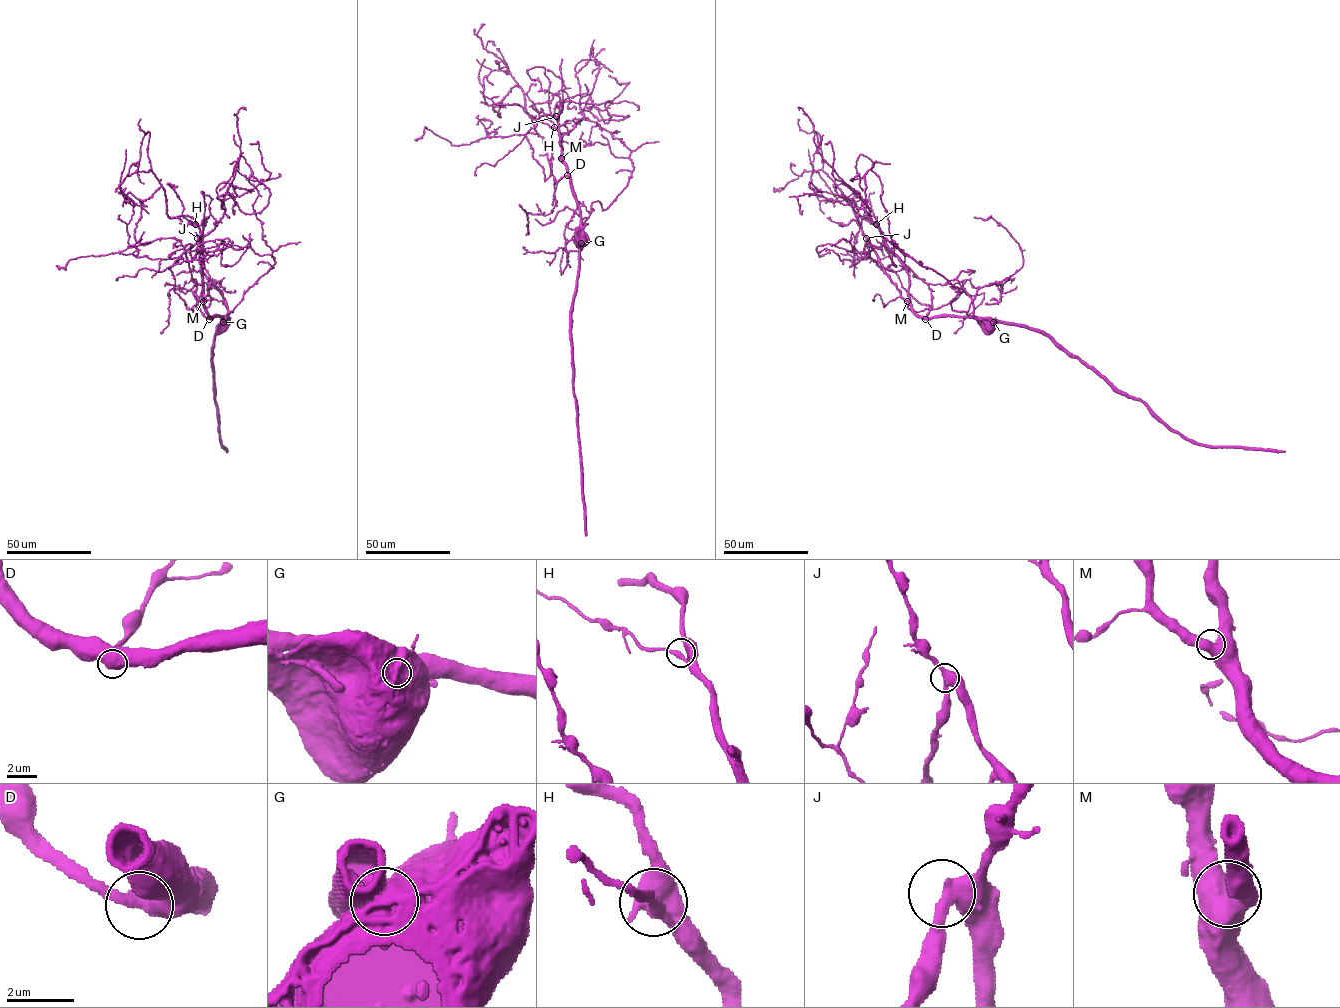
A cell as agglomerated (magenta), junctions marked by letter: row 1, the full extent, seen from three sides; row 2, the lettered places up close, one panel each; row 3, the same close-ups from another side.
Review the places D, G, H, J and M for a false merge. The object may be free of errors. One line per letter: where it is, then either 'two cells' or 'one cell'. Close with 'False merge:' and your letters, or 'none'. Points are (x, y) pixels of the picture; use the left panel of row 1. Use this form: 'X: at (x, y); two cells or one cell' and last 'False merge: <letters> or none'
D: at (209, 319); one cell
G: at (223, 322); two cells
H: at (195, 224); one cell
J: at (197, 238); one cell
M: at (203, 301); one cell
False merge: G

